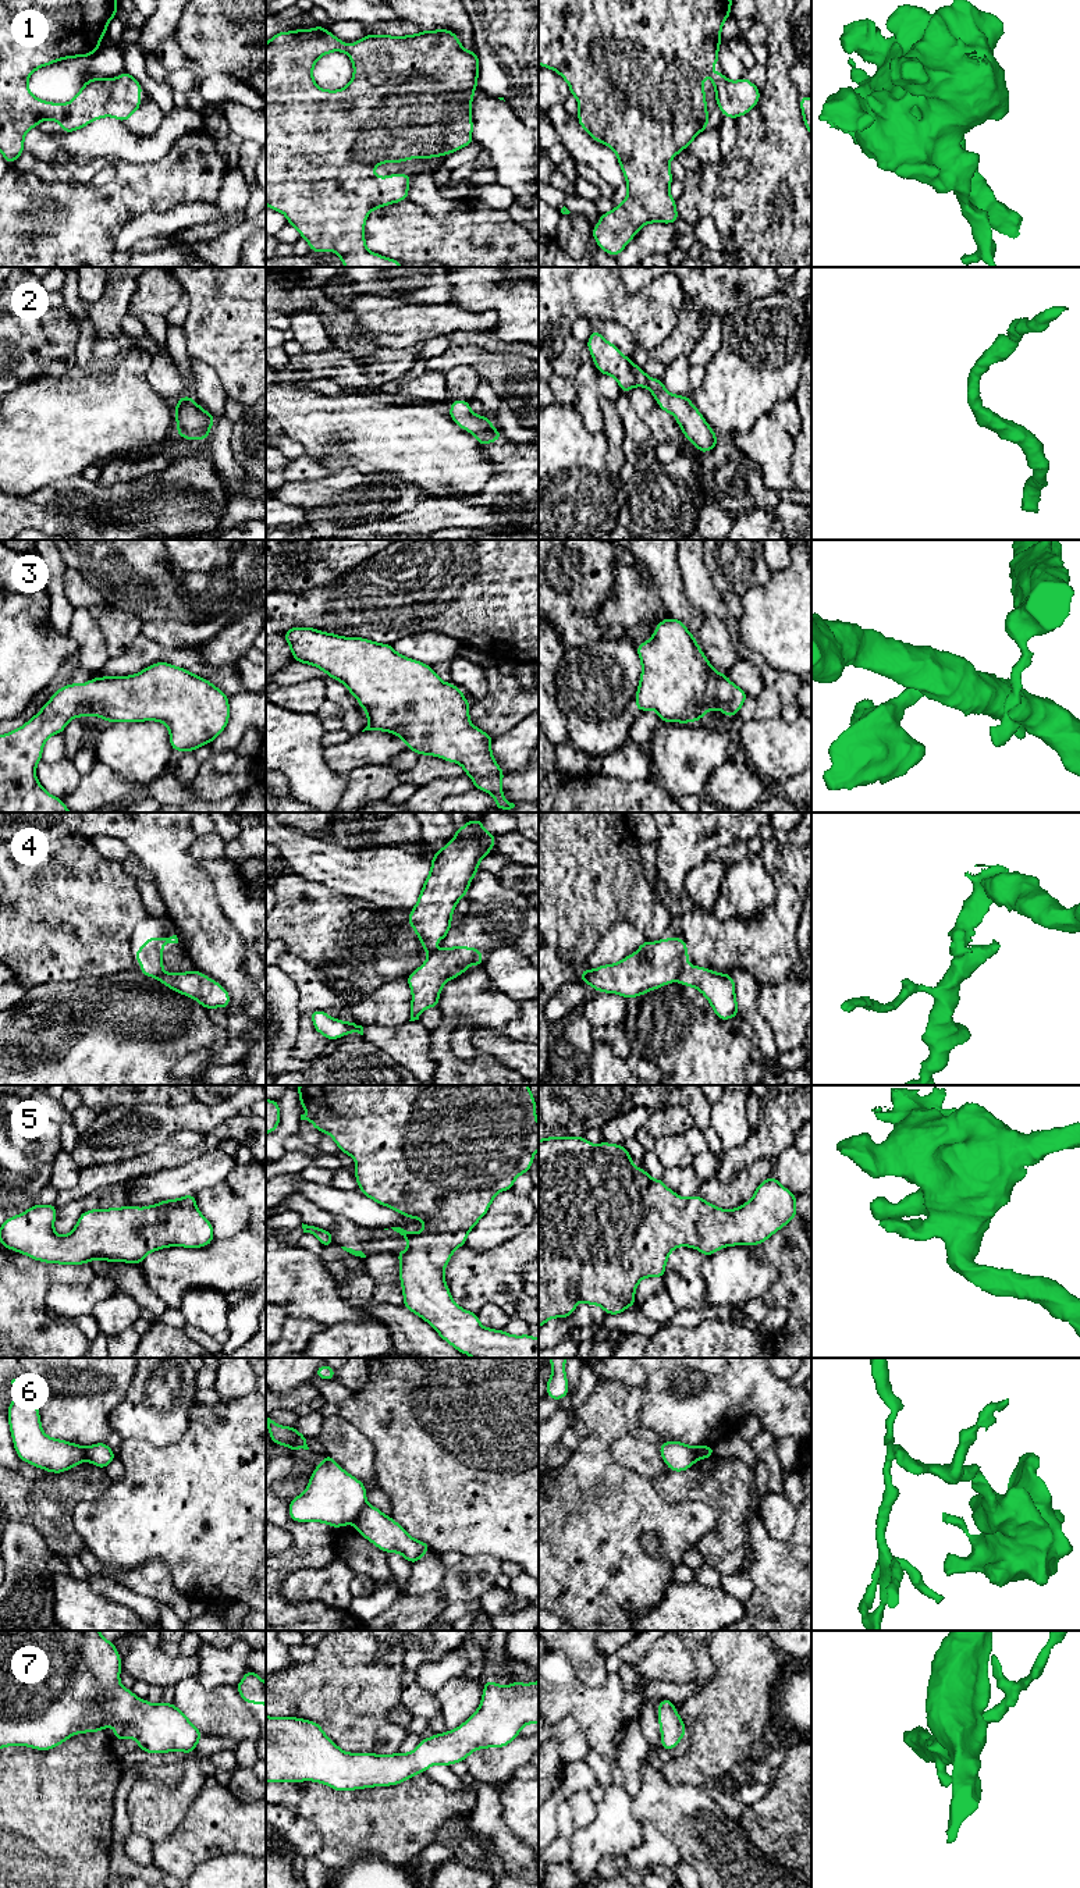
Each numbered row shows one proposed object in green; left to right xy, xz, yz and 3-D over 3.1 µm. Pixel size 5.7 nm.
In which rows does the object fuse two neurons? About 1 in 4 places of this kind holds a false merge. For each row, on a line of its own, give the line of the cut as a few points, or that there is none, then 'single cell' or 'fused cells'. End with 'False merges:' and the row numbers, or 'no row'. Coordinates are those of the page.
1: no cut | single cell
2: no cut | single cell
3: no cut | single cell
4: yz (688, 967), (678, 980) | fused cells
5: no cut | single cell
6: xz (366, 1503), (351, 1522) | fused cells
7: no cut | single cell
False merges: 4, 6

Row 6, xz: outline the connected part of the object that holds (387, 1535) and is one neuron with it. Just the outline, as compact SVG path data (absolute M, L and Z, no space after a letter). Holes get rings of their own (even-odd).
M366 1504L352 1522L356 1532L386 1553L399 1553L411 1564L418 1562L431 1547L411 1537L405 1529L379 1508Z

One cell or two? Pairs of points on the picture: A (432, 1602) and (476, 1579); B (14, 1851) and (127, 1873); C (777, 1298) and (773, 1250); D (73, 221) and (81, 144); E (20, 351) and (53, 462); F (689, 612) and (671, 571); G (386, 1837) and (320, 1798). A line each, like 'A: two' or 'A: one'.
A: one
B: two
C: one
D: two
E: two
F: one
G: one

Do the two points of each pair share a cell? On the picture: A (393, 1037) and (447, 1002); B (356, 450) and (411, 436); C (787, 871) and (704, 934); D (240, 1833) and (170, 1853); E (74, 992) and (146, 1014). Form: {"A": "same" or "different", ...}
{"A": "different", "B": "same", "C": "same", "D": "same", "E": "same"}

